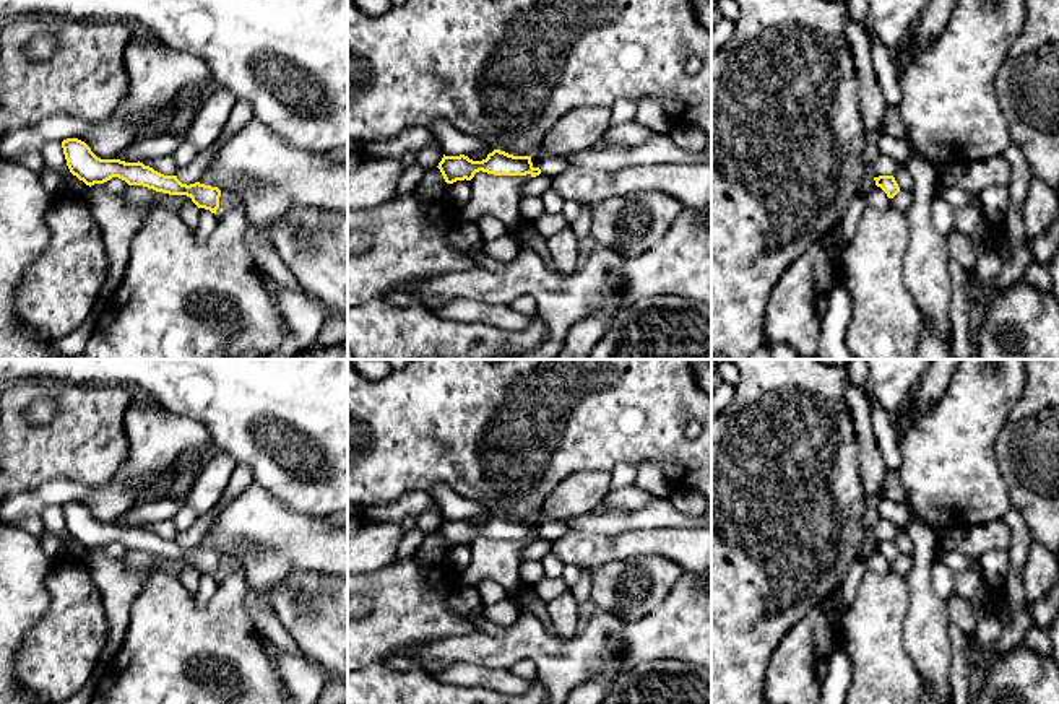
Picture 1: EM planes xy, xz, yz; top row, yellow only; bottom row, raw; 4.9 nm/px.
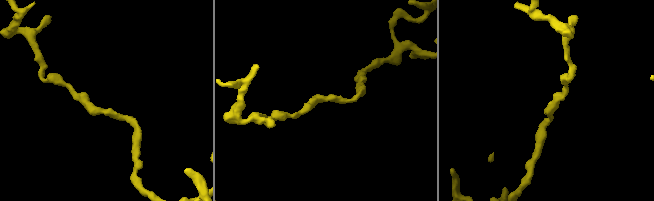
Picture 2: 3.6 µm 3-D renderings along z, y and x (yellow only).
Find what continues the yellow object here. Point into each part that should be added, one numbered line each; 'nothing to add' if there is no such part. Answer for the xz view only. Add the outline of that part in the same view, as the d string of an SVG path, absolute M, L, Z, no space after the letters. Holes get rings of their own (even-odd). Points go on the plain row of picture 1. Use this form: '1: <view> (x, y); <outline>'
1: xz (536, 550); M542 537L536 541L528 543L520 551L520 561L525 561L525 559L539 559L539 561L542 561L542 558L551 553L551 543L552 541L549 541Z

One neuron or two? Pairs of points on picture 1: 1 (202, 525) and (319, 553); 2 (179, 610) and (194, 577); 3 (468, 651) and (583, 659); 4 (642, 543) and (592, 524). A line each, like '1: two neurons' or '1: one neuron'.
1: two neurons
2: two neurons
3: one neuron
4: two neurons

